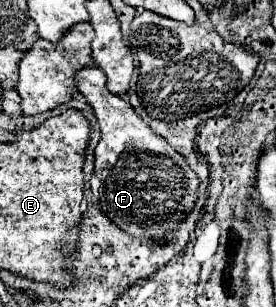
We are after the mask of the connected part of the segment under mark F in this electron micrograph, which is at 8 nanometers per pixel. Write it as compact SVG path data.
M84 66L74 74L74 82L86 102L94 108L94 116L100 124L94 170L102 180L100 206L104 214L132 236L142 240L148 240L148 236L164 240L166 232L174 230L176 224L194 208L198 176L166 140L156 136L148 124L134 114L128 102L110 94L106 88L106 76L98 66Z

